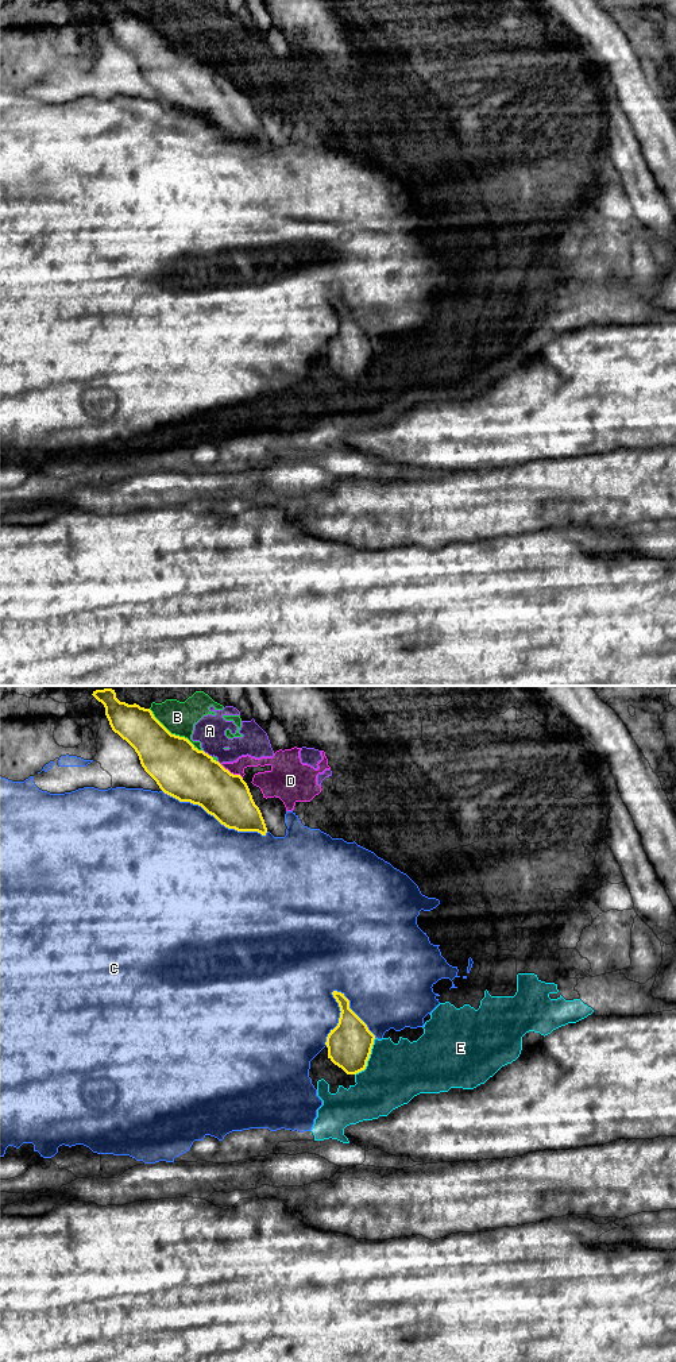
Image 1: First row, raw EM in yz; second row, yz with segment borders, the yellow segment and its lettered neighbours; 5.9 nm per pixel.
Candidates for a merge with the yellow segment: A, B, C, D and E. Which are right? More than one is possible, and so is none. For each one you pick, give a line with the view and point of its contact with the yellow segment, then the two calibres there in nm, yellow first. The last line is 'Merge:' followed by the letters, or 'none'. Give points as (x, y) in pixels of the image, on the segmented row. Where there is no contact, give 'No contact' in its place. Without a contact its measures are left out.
Merge: none

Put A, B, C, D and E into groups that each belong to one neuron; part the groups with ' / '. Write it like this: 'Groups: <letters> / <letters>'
Groups: A B D E / C

